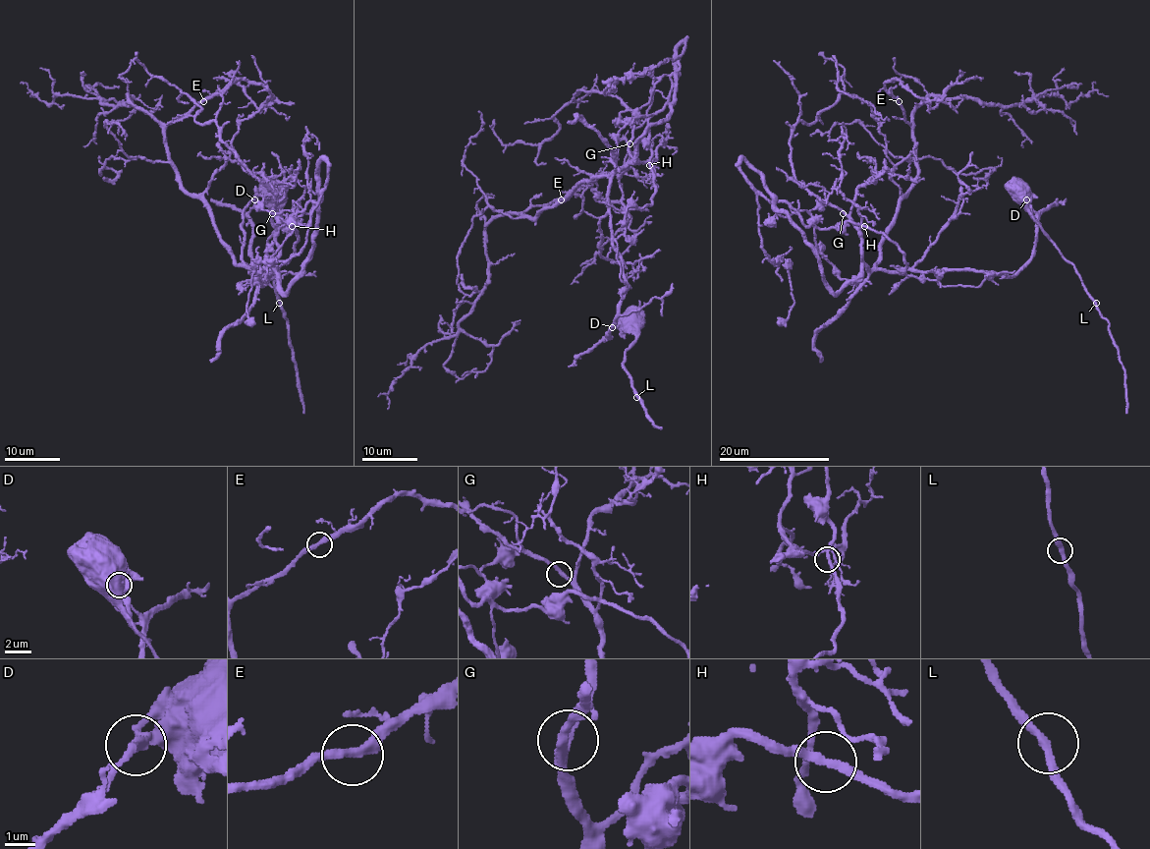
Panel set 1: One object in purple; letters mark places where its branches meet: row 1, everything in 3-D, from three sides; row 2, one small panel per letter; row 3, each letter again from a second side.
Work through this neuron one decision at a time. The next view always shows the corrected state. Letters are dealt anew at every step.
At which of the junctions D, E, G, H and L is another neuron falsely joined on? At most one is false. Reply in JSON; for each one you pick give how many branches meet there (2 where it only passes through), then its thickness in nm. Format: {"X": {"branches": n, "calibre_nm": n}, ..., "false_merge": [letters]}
{"D": {"branches": 2, "calibre_nm": 280}, "false_merge": ["D"]}

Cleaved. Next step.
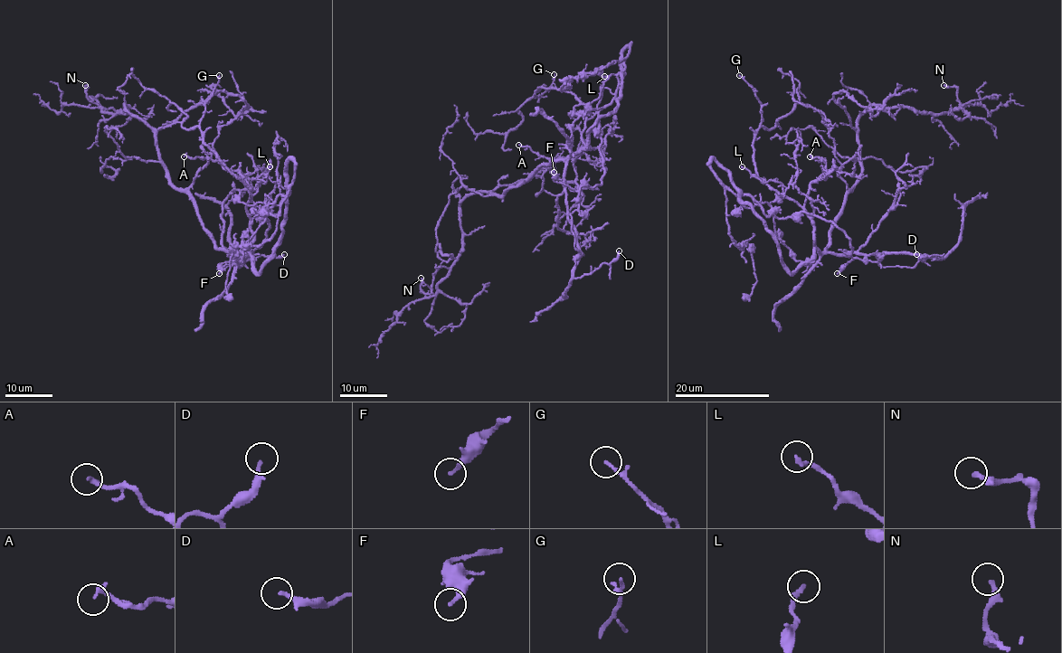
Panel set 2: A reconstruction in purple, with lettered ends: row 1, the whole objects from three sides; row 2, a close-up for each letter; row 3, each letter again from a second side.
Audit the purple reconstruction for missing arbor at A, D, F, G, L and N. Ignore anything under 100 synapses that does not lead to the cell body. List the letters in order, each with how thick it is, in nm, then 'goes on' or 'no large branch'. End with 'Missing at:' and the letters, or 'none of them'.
A: 220 nm thick; no large branch
D: 200 nm thick; no large branch
F: 190 nm thick; no large branch
G: 100 nm thick; no large branch
L: 200 nm thick; no large branch
N: 170 nm thick; no large branch
Missing at: none of them

